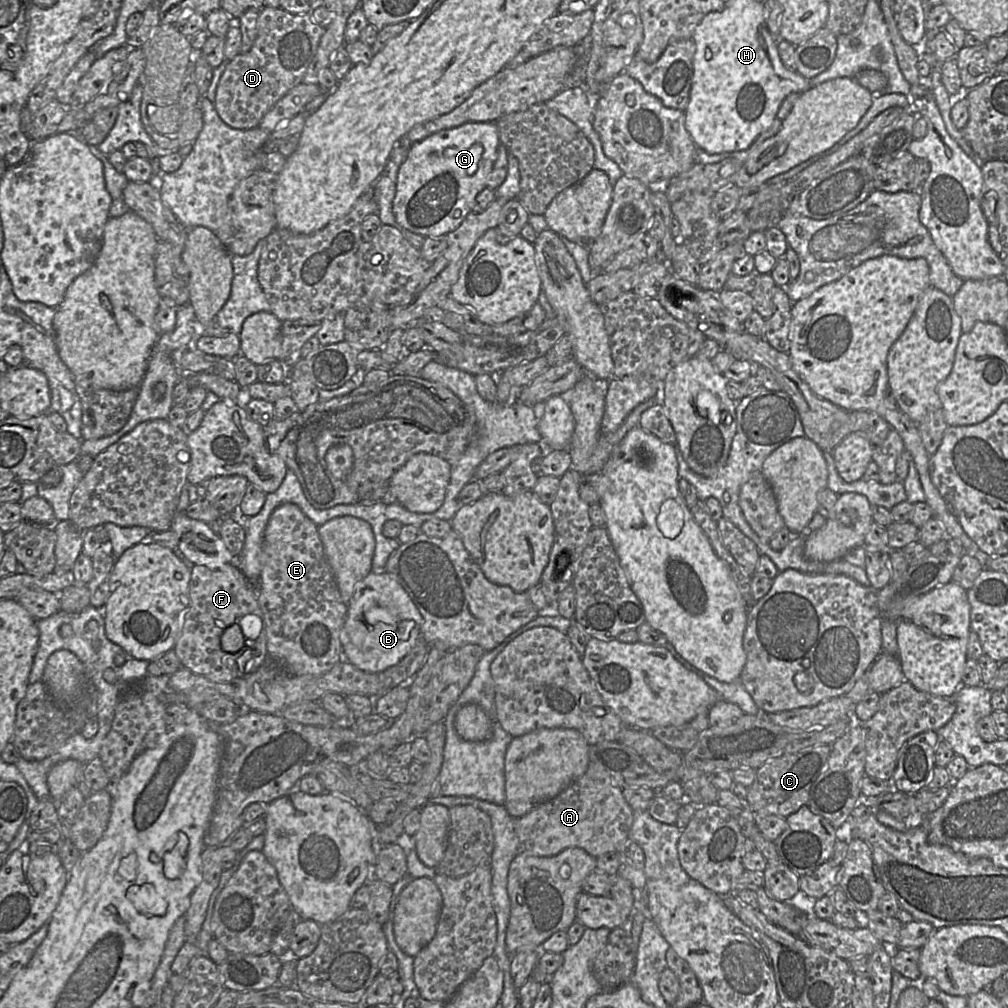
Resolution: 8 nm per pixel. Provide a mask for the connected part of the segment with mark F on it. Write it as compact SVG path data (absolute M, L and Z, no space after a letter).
M228 563L219 569L211 570L203 565L194 565L191 569L189 606L183 615L180 633L173 647L181 664L192 672L218 683L231 682L235 678L255 672L268 659L263 629L256 640L245 638L245 648L237 654L225 652L220 641L225 629L239 624L241 618L247 614L262 616L257 589L239 567Z

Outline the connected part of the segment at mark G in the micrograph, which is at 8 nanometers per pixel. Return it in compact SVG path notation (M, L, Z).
M468 122L440 130L411 144L397 174L396 193L392 203L392 212L398 226L424 237L439 237L455 231L472 211L477 194L486 187L497 159L499 144L495 122Z

